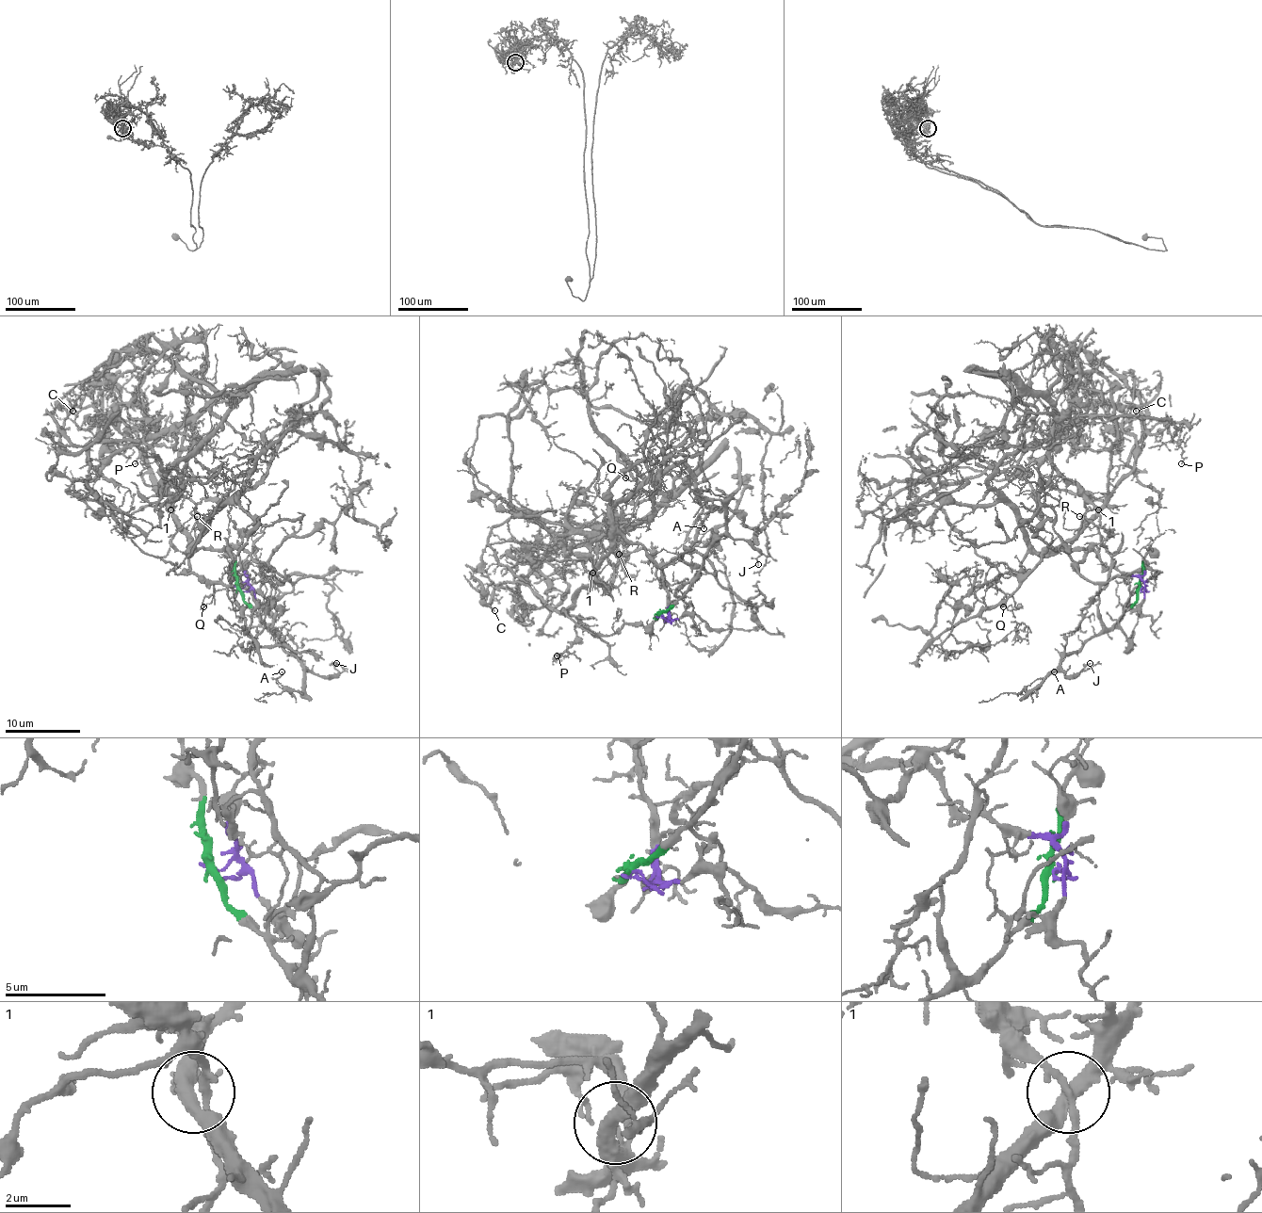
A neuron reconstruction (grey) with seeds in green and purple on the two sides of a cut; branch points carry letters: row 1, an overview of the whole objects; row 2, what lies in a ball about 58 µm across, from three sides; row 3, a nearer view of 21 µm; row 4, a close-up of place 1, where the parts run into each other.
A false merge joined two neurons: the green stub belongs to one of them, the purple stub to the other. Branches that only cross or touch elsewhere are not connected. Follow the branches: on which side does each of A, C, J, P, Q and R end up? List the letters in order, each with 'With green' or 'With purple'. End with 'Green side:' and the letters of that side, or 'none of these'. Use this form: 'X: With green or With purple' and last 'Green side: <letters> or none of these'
A: With green
C: With purple
J: With green
P: With purple
Q: With purple
R: With purple
Green side: A, J

